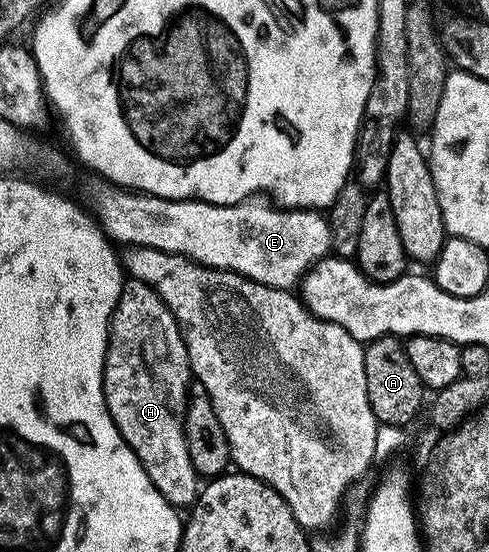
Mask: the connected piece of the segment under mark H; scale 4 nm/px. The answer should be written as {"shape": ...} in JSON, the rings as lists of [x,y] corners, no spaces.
{"shape":[[[136,278],[124,281],[121,300],[111,318],[103,391],[125,444],[133,448],[157,492],[176,508],[194,507],[201,493],[201,479],[189,456],[183,423],[192,385],[189,348],[173,312],[149,284]]]}

